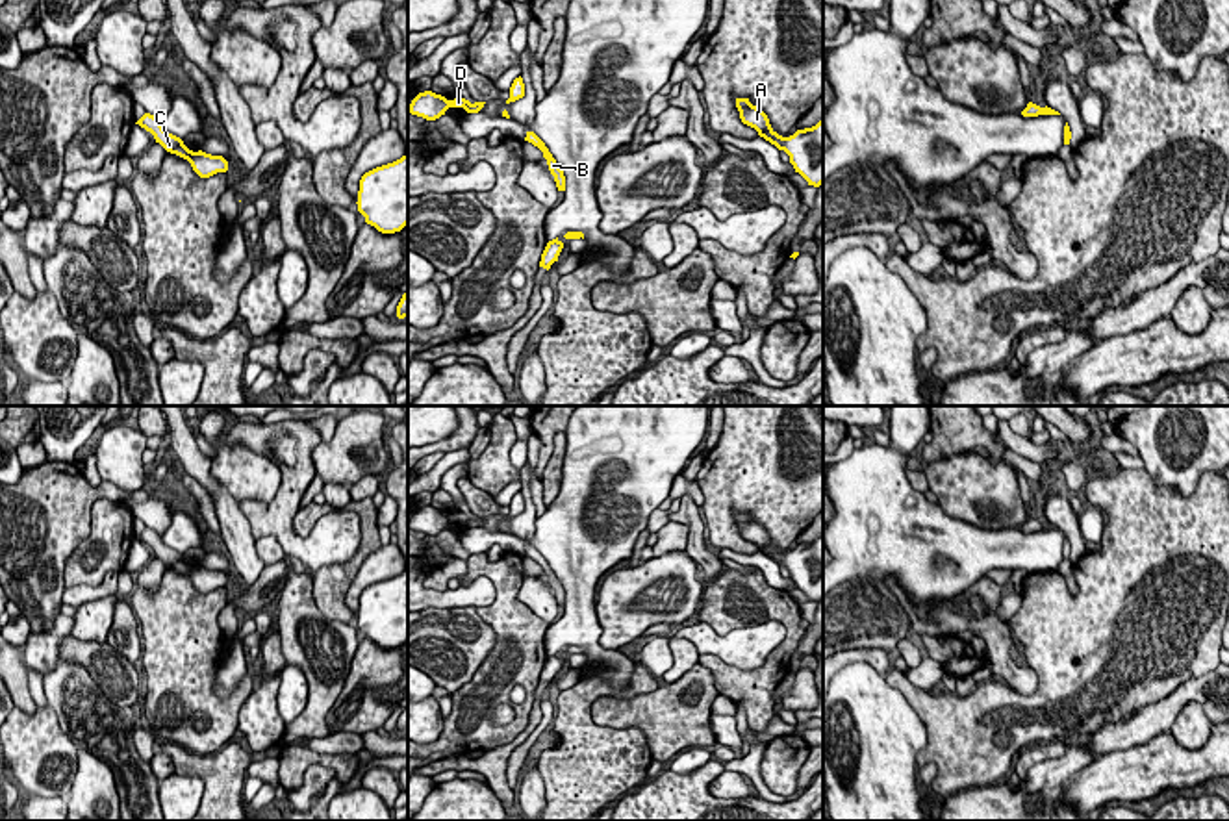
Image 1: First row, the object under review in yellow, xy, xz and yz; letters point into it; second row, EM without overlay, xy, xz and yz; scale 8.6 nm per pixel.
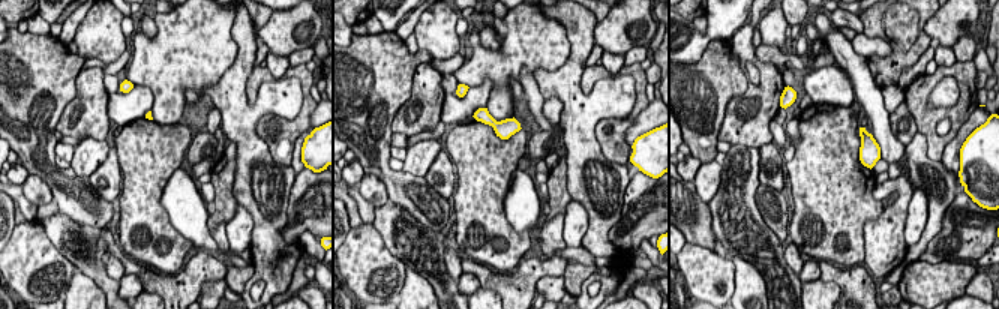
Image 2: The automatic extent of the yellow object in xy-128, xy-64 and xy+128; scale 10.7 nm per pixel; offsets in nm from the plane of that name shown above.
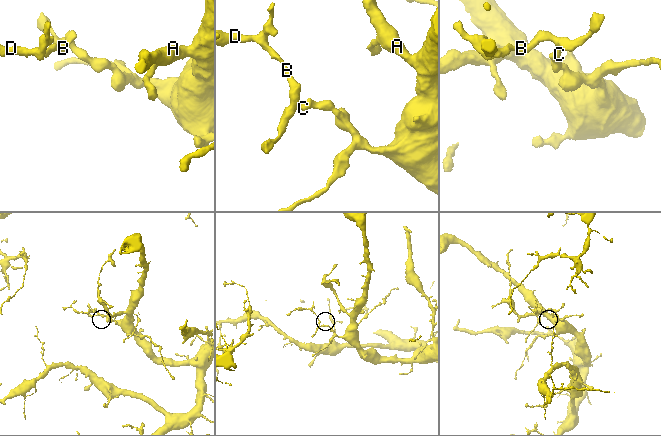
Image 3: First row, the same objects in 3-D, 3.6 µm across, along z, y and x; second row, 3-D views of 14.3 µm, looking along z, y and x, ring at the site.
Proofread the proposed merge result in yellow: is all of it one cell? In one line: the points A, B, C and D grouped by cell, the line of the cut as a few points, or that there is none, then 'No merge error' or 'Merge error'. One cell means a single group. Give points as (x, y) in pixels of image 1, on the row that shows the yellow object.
Groups: A B C D. No split. No merge error

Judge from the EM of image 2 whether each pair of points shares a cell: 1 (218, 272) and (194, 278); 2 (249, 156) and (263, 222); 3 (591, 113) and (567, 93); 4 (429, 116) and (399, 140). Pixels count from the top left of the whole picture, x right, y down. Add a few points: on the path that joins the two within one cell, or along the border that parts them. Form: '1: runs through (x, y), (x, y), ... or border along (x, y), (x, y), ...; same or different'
1: runs through (212, 272), (200, 272); same
2: runs through (248, 173), (249, 192), (258, 206); same
3: runs through (585, 111), (573, 99); same
4: border along (393, 132), (408, 135); different

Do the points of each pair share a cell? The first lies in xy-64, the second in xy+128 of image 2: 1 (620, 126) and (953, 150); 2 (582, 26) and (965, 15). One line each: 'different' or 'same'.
1: different
2: different

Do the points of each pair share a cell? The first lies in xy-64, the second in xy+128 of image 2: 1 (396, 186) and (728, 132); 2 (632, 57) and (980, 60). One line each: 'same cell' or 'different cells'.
1: different cells
2: different cells

